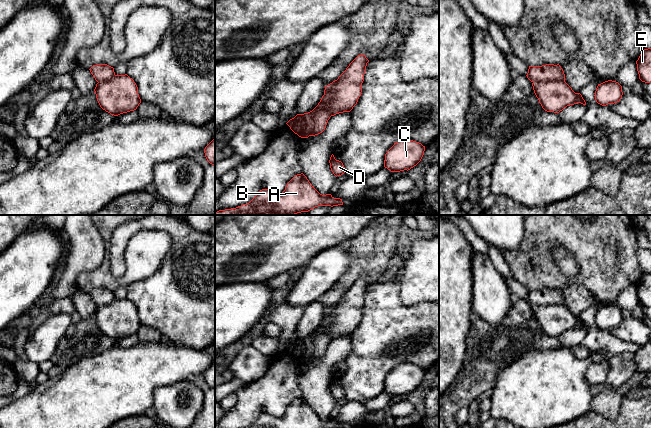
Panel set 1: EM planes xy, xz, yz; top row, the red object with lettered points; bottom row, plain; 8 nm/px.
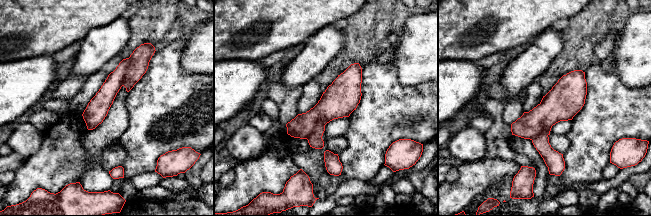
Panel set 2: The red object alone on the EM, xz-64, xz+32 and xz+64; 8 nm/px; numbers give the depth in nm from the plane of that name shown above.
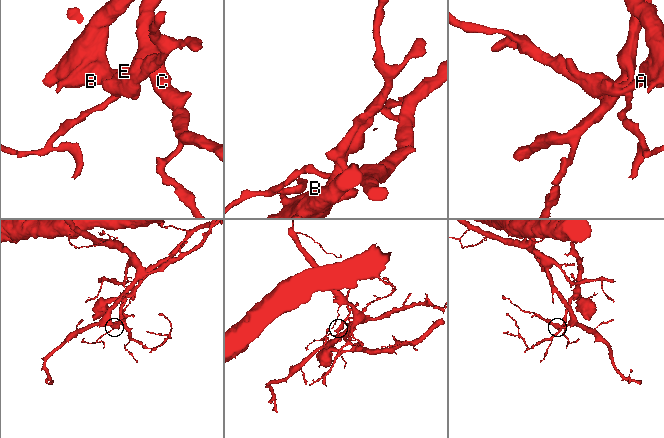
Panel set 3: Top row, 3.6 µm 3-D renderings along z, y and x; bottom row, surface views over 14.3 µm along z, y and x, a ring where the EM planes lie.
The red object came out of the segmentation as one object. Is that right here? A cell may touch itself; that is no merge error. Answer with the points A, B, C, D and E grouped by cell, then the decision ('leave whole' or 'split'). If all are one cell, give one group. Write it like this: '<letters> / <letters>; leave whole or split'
A B E / C D; split

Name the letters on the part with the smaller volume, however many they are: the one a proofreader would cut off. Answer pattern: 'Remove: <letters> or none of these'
Remove: A, B, E

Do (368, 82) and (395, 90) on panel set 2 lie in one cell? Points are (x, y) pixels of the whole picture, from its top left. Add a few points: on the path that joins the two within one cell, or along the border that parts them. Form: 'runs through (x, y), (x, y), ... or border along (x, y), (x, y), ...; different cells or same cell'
runs through (375, 82), (383, 90), (388, 90); same cell

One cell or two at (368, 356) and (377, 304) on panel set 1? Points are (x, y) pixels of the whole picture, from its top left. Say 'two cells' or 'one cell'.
one cell

